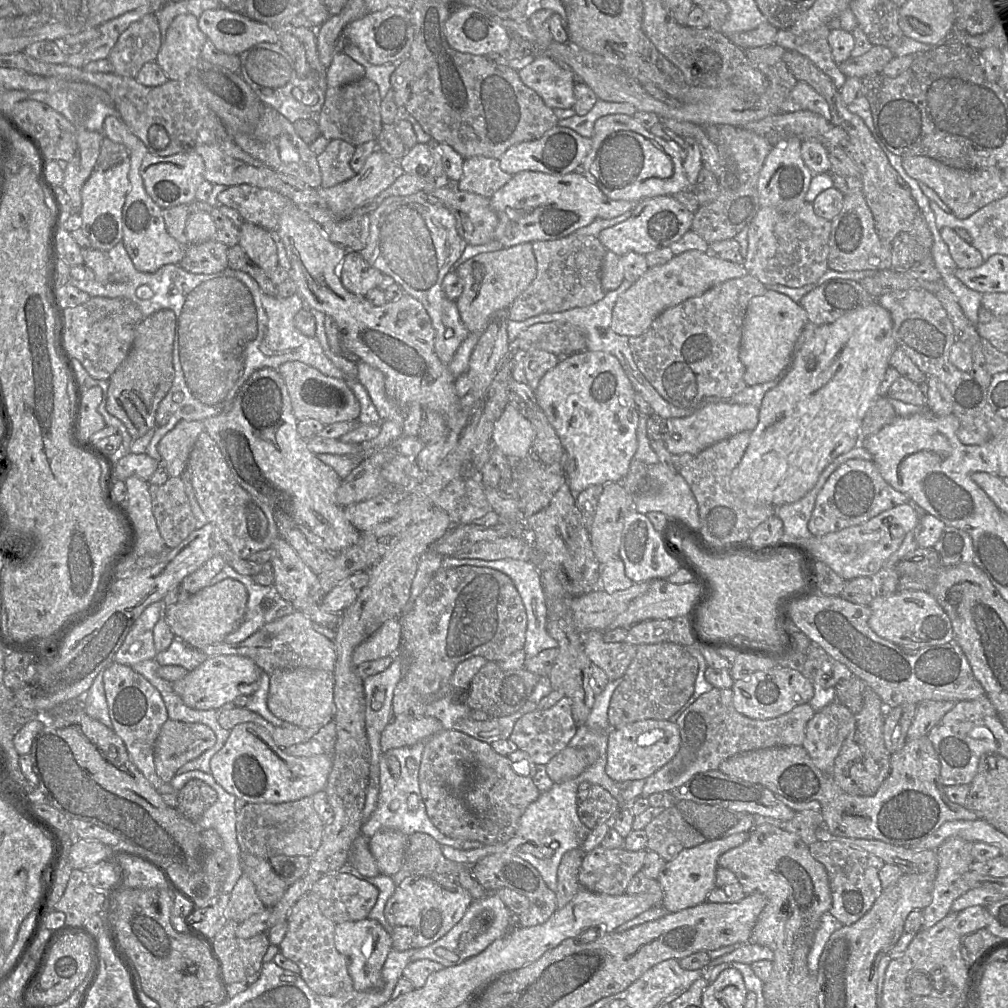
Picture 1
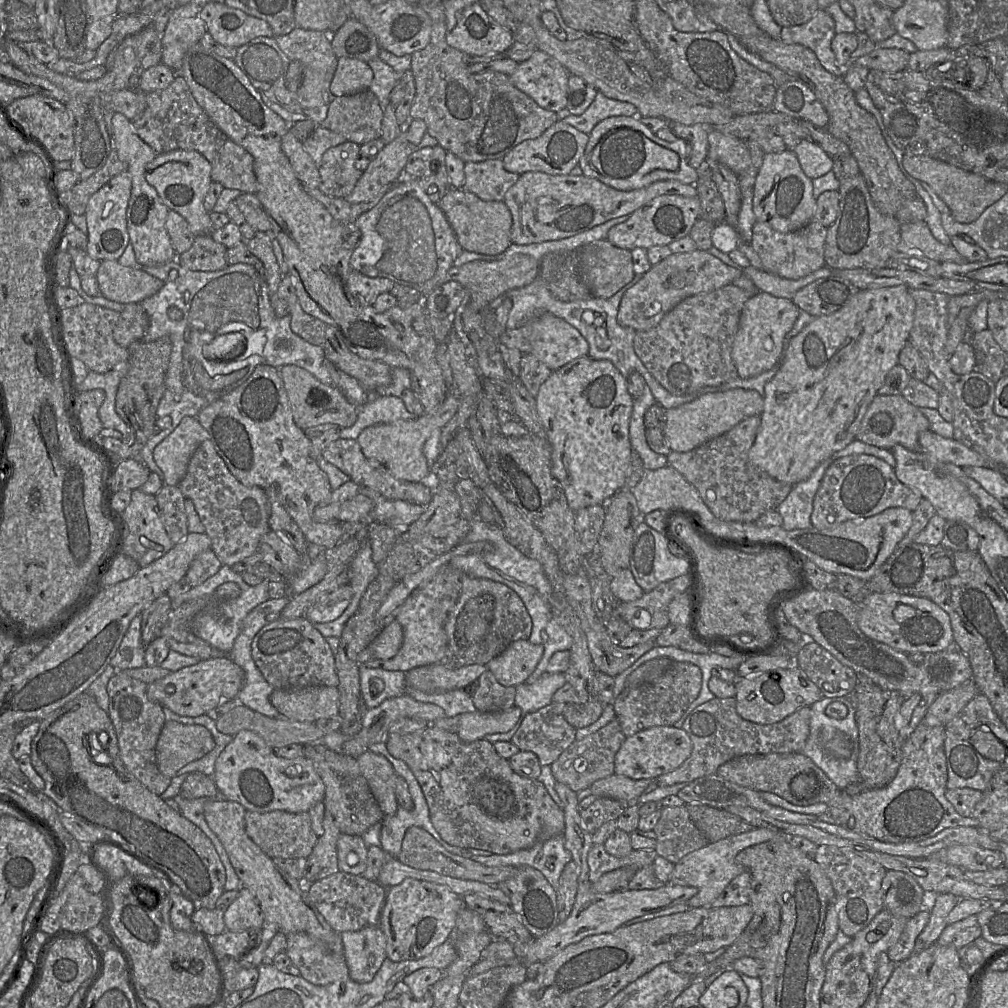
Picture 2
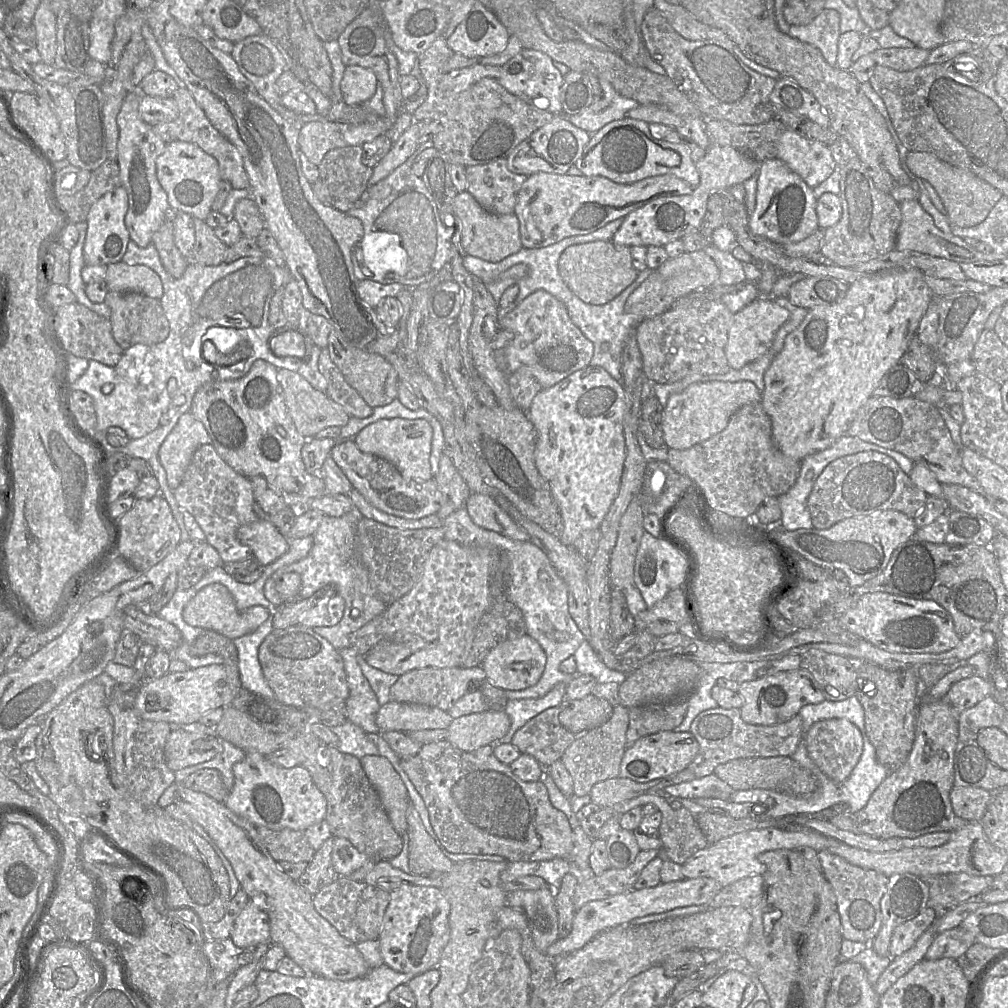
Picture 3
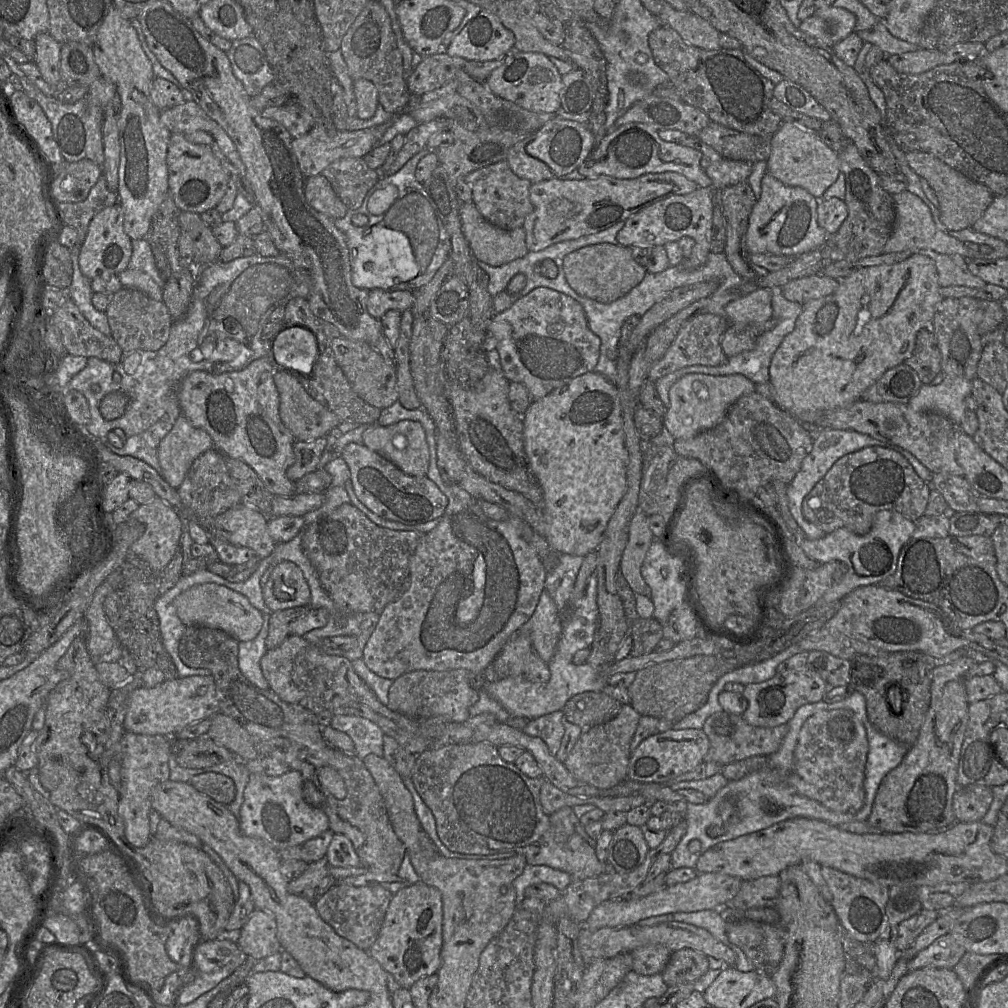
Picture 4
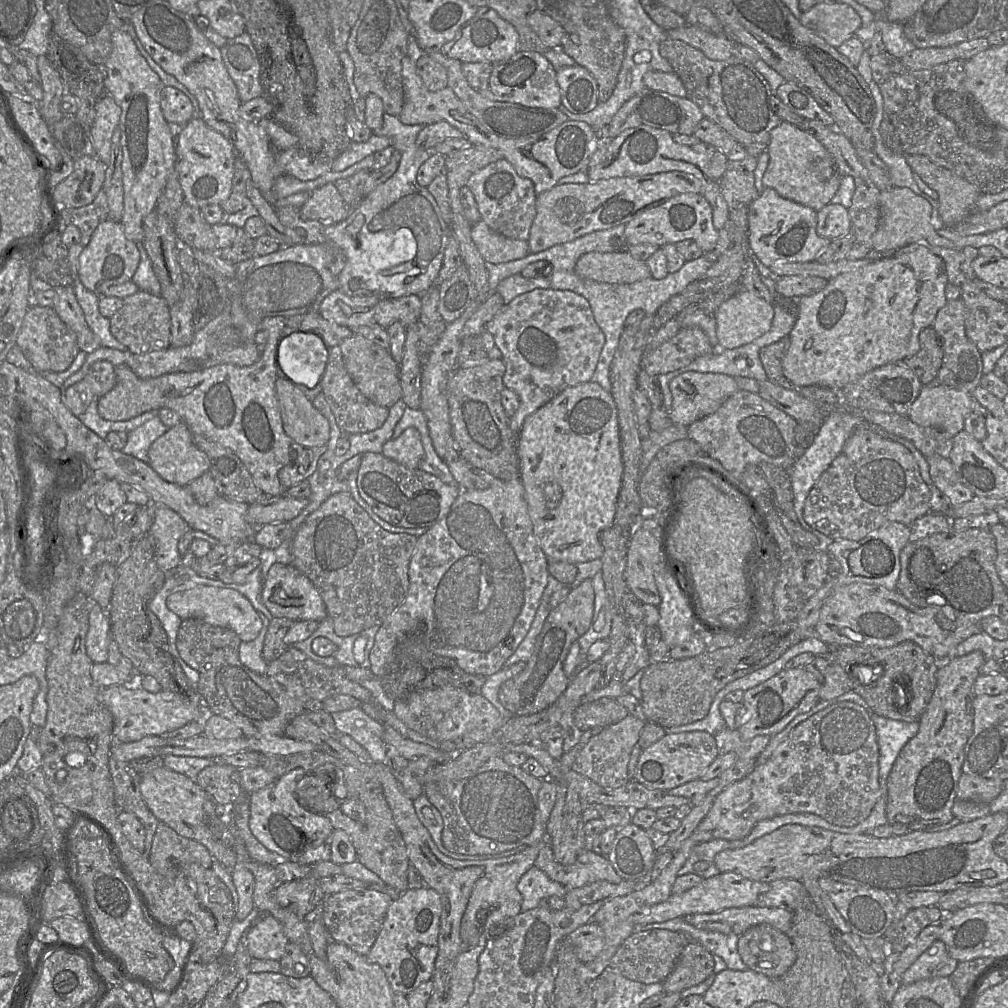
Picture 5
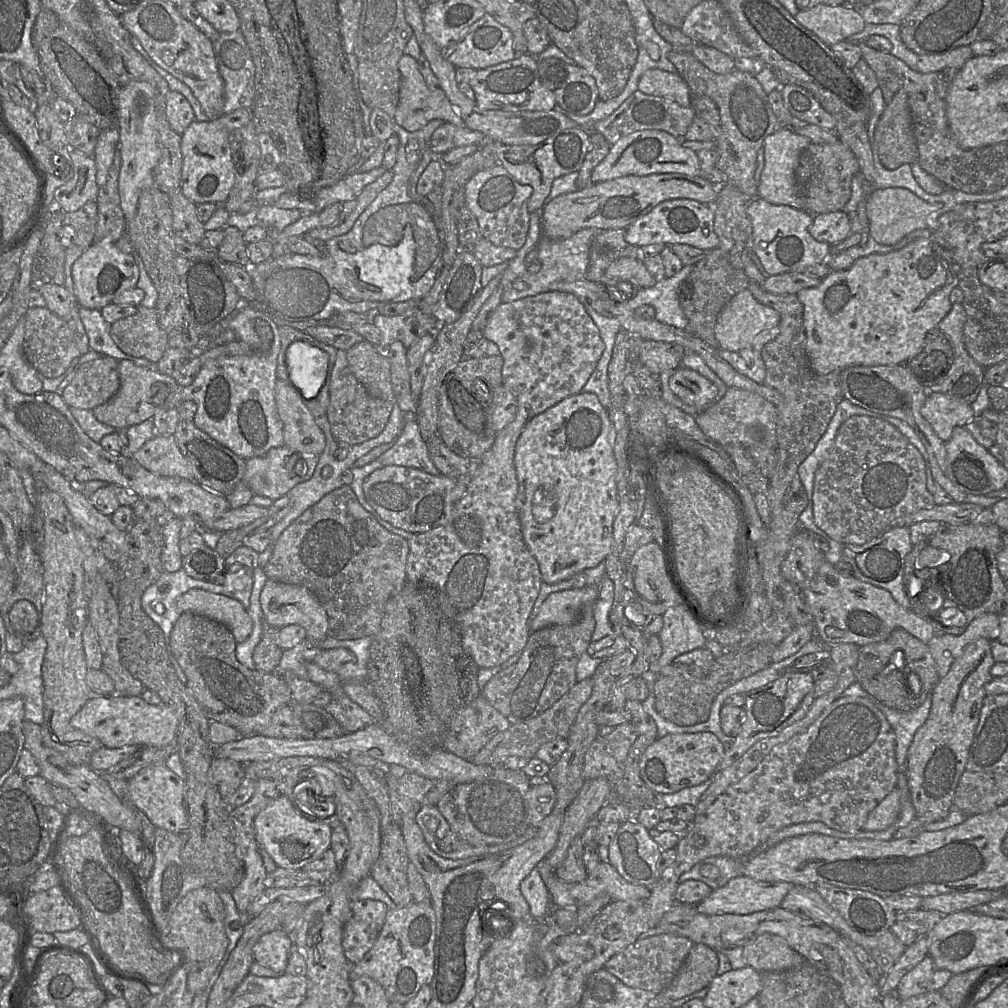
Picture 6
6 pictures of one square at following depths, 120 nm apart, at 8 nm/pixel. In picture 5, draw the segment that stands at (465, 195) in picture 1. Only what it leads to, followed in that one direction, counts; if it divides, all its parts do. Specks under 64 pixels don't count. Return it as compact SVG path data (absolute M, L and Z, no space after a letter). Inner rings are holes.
M481 219L471 226L471 239L485 262L500 264L526 257L530 254L527 240L517 240L505 237L492 229Z

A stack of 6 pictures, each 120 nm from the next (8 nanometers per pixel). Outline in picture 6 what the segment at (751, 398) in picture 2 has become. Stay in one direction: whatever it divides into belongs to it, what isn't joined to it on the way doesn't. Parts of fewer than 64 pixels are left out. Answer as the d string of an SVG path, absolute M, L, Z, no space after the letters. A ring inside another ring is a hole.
M680 368L669 379L672 392L685 404L703 412L715 403L718 396L717 387L700 373Z

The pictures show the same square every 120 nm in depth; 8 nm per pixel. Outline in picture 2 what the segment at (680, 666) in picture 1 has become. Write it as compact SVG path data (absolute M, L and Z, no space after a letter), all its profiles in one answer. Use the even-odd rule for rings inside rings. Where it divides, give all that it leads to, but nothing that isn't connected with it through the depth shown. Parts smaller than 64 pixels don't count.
M674 662L652 683L624 688L613 701L613 707L626 737L656 726L674 726L698 697L702 685L701 669L689 662Z

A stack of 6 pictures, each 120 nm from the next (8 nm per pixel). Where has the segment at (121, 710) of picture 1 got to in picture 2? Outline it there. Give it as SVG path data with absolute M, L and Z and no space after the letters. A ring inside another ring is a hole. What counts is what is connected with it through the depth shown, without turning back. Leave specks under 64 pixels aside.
M116 672L107 684L108 715L115 729L120 757L126 769L149 791L160 796L171 783L171 778L160 772L156 762L156 745L166 719L163 706L148 699L147 687L148 684L142 681L123 672Z

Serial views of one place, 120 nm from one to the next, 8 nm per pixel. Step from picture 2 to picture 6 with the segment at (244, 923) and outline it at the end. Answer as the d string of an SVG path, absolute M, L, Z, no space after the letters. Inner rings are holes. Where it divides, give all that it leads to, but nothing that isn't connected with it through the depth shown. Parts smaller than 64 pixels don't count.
M276 930L264 934L253 947L254 961L278 973L285 973L293 936Z

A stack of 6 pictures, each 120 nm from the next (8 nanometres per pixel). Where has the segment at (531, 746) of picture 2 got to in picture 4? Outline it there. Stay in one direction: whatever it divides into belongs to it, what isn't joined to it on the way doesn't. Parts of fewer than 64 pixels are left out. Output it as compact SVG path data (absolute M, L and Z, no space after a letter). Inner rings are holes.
M563 710L555 711L529 720L522 731L531 737L542 739L548 746L550 753L556 756L565 734L563 719Z

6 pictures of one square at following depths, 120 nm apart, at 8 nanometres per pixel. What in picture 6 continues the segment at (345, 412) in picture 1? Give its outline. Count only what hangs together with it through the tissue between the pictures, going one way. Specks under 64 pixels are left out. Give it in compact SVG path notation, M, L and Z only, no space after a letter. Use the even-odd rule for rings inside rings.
M277 378L274 398L283 423L284 446L300 453L320 455L325 448L325 435L303 402L300 392L290 381Z

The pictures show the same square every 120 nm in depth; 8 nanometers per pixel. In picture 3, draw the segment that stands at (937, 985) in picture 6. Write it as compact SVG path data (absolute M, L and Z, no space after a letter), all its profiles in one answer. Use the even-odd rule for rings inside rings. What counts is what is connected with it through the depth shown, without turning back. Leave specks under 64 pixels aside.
M958 926L940 934L936 934L932 944L926 952L925 959L937 960L952 958L956 960L974 943L974 935L962 926Z

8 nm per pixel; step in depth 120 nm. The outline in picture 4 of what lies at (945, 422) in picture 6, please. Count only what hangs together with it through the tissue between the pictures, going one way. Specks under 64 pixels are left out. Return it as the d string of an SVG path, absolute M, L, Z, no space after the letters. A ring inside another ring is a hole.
M946 375L939 385L922 384L908 404L916 411L935 411L960 425L967 410L965 398L971 395L972 381L962 376Z

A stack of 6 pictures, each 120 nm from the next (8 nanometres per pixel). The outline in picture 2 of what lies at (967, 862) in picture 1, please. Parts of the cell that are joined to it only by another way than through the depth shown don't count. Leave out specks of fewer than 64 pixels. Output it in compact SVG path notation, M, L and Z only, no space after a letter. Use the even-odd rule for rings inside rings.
M925 891L922 910L927 910L930 913L930 918L916 939L913 954L920 953L937 942L947 926L947 917L950 911L959 900L957 896L951 893L939 894Z

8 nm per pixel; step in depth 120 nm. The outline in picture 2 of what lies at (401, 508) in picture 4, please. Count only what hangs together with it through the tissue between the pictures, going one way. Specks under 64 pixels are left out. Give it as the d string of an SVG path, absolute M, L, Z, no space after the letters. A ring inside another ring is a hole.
M337 439L322 452L322 458L339 468L350 480L360 487L373 489L389 500L403 500L426 507L433 498L434 490L423 483L413 483L396 479L390 471L375 460L368 459L355 439Z

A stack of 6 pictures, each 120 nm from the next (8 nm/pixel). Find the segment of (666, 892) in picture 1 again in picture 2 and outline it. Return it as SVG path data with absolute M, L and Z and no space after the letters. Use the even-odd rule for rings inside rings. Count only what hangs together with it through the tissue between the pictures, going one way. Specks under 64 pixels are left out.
M754 828L742 834L708 843L705 847L687 854L674 864L668 883L697 889L697 894L687 901L690 908L710 907L711 902L724 891L725 887L735 877L746 871L742 865L736 862L737 854L745 848L769 841L777 834L778 832L771 829Z

